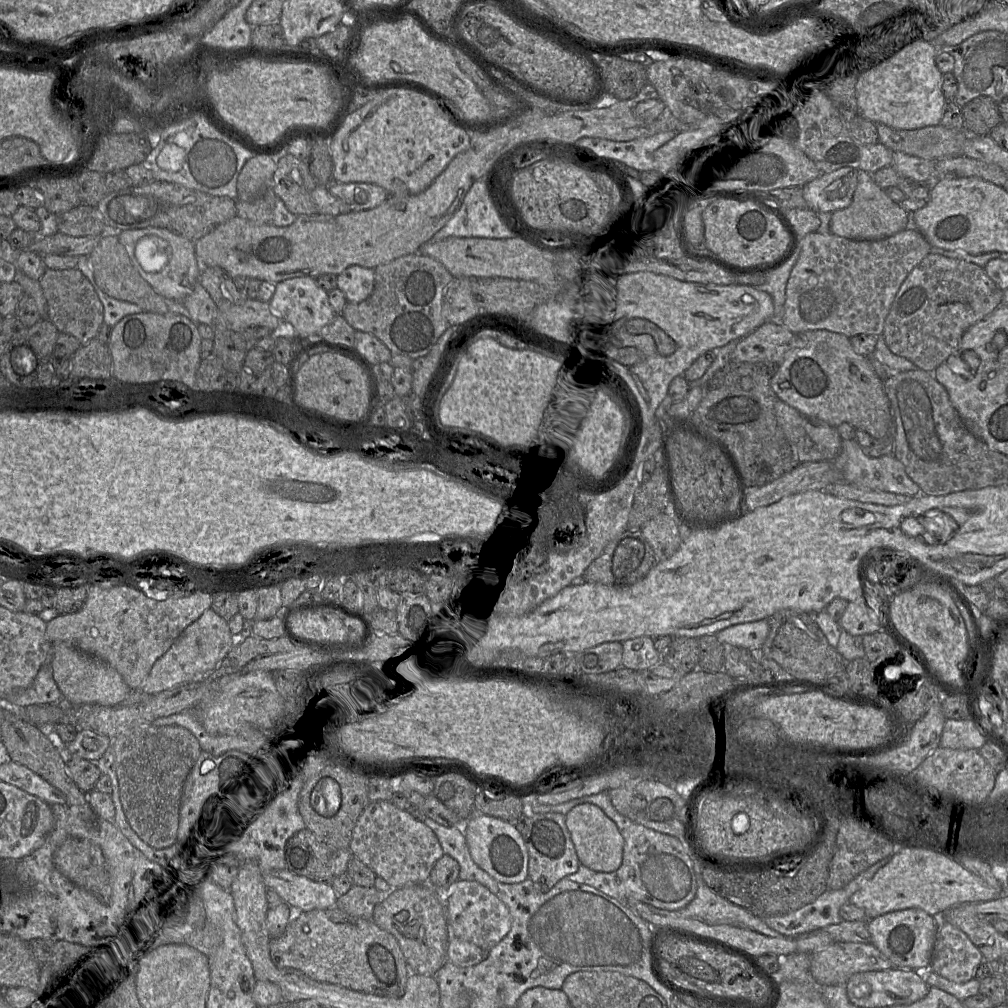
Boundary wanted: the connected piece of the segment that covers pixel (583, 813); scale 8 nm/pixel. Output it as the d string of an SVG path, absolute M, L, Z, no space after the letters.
M582 803L565 815L565 824L580 864L596 872L614 872L622 863L624 841L616 824L596 805Z

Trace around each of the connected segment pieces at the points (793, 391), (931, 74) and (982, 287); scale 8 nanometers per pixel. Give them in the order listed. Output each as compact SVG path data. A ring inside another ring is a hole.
M811 330L794 334L795 347L777 364L777 371L770 381L777 398L800 413L822 420L833 427L848 423L876 439L892 436L890 401L884 390L884 381L875 372L870 358L856 353L850 339L840 333Z
M920 41L862 74L857 92L857 114L895 129L919 129L941 123L948 100L942 91L943 74L936 66L936 42Z
M929 253L902 283L885 319L882 336L894 354L910 360L917 369L933 374L939 365L958 351L965 331L1002 304L1003 293L981 266L966 260Z

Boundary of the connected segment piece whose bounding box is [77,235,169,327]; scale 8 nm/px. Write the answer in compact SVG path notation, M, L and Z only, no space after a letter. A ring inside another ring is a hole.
M116 235L101 238L89 255L78 256L77 268L88 279L103 305L103 322L115 326L125 316L141 312L169 312L166 298L156 293L133 266Z

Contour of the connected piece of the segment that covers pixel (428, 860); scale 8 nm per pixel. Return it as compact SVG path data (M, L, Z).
M391 801L369 803L353 829L349 849L354 857L394 888L427 884L433 866L444 855L434 832Z

